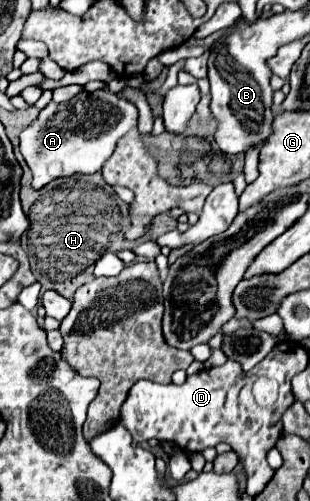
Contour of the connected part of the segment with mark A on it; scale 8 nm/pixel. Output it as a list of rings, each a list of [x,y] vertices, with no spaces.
[[[107,91],[79,93],[65,103],[49,103],[41,109],[39,119],[21,133],[21,155],[33,171],[33,187],[39,189],[57,177],[69,177],[73,173],[97,173],[105,161],[113,155],[117,141],[137,127],[137,107]]]

